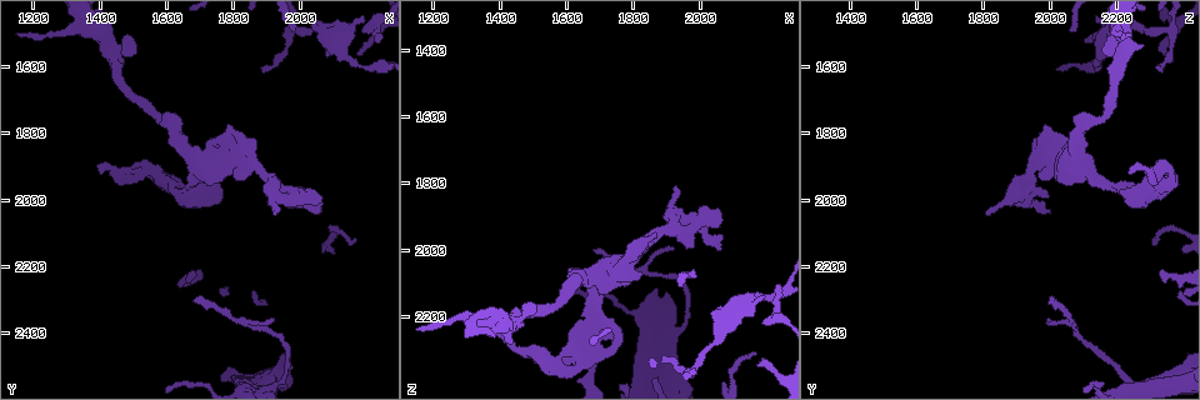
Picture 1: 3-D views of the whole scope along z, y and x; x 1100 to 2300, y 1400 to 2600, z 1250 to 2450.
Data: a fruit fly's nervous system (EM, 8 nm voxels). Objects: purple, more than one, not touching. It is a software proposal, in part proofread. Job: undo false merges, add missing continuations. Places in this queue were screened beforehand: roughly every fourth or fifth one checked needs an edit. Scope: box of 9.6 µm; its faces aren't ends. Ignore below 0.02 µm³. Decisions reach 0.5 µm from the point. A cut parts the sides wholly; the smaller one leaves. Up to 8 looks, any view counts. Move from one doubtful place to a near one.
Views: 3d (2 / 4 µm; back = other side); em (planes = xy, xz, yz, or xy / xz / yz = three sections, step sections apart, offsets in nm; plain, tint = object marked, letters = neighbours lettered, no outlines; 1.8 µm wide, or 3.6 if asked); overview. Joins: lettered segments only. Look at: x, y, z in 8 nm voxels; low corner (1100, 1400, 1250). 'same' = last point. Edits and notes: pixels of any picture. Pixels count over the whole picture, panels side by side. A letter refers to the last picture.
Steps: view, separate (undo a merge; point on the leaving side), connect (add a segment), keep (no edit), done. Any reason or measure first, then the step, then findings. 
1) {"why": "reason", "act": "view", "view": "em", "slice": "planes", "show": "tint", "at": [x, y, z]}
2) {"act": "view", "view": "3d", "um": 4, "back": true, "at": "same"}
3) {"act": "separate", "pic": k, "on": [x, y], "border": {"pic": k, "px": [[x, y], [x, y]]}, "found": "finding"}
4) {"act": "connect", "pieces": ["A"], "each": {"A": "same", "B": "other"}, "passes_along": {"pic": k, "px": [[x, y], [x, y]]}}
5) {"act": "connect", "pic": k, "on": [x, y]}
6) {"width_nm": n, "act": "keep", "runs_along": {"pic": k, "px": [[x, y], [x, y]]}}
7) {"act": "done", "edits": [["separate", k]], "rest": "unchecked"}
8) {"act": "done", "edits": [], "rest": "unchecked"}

{"why": "free end", "act": "view", "view": "em", "um": 3.6, "slice": "planes", "show": "letters", "at": [2170, 1510, 2140]}

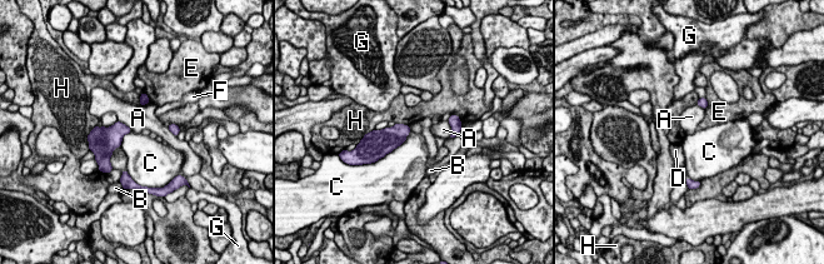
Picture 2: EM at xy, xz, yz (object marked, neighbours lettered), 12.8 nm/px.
{"act": "keep", "each": {"A": "other", "B": "other", "C": "other", "D": "other", "E": "other", "F": "other", "G": "other", "H": "other"}, "border": {"pic": 2, "px": [[447, 120], [450, 126], [449, 138]]}, "found": "no lettered segment goes on from it"}

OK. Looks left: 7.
{"why": "thin neck", "act": "view", "view": "em", "um": 3.6, "slice": "xz", "step": 8, "show": "tint", "at": [1710, 1890, 2070]}

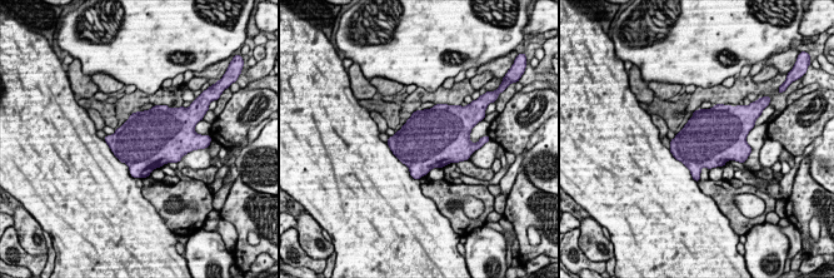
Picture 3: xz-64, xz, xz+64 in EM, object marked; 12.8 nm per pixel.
{"why": "another direction", "act": "view", "view": "em", "um": 3.6, "slice": "planes", "show": "letters", "at": "same"}

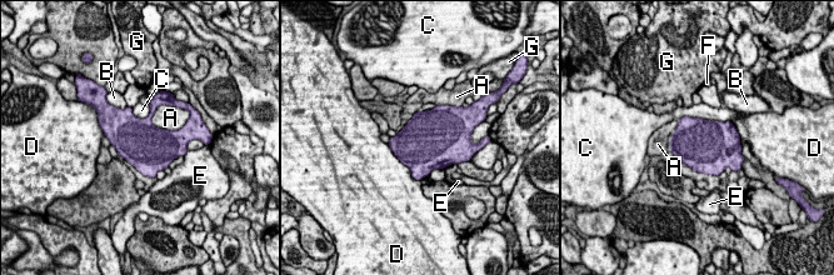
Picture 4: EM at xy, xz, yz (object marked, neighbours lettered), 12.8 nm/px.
{"width_nm": 600, "act": "keep", "each": {"A": "other", "B": "other", "C": "other", "D": "other", "E": "other", "F": "other", "G": "other"}, "border": {"pic": 4, "px": [[154, 110], [155, 126], [181, 128]]}, "found": "continuous, no second cell"}

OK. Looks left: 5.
{"why": "free end", "act": "view", "view": "3d", "um": 2, "back": true, "at": [2060, 1990, 1940]}

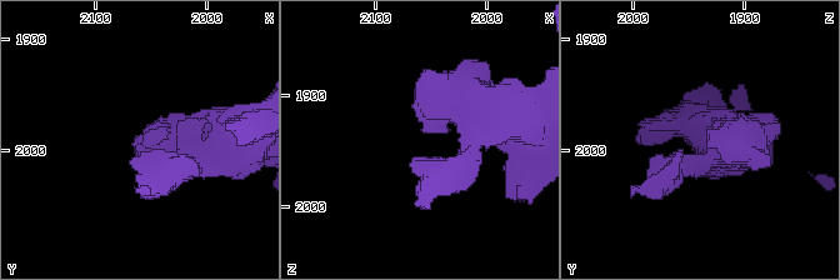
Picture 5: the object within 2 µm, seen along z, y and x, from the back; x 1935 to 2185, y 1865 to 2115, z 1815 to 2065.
{"why": "shape alone is not enough", "act": "view", "view": "em", "slice": "yz", "step": 8, "show": "letters", "at": [2056, 1986, 1932]}

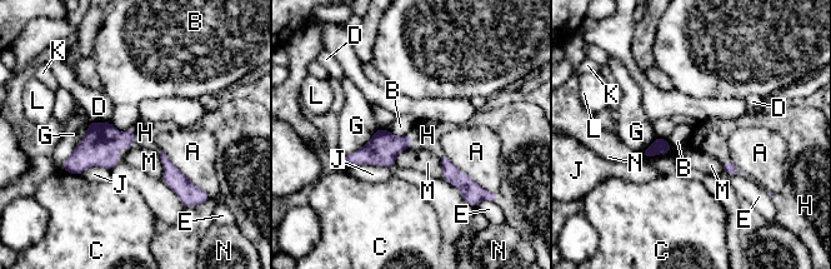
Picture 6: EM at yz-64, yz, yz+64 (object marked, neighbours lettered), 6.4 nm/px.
{"act": "view", "view": "em", "slice": "planes", "show": "letters", "at": "same"}

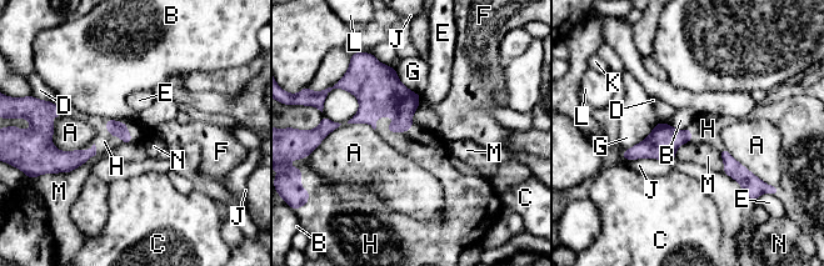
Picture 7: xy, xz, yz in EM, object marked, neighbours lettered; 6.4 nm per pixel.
{"act": "connect", "pieces": ["H"], "each": {"A": "other", "B": "other", "C": "other", "D": "other", "E": "other", "F": "other", "G": "other", "H": "same", "J": "other", "K": "other", "L": "other", "M": "other", "N": "other"}, "found": "it goes on there"}

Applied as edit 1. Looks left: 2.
{"act": "done", "edits": [["connect", 7]], "rest": "unchecked"}

